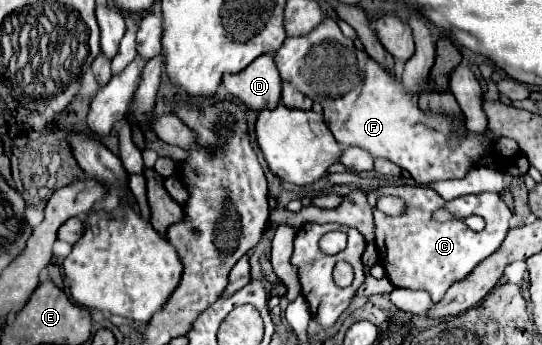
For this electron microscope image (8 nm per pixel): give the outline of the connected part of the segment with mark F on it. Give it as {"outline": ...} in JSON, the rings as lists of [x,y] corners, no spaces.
{"outline":[[[324,18],[306,36],[286,38],[280,50],[274,54],[274,62],[282,82],[292,82],[292,86],[296,86],[312,102],[322,104],[324,122],[328,124],[330,132],[342,148],[360,146],[362,150],[368,150],[374,158],[386,158],[398,164],[402,170],[408,170],[418,184],[464,178],[464,174],[472,166],[486,166],[494,162],[494,154],[490,154],[482,144],[484,134],[468,132],[464,138],[460,138],[454,134],[454,126],[448,116],[424,114],[418,108],[418,102],[412,100],[410,94],[404,90],[402,82],[386,70],[380,70],[380,66],[370,56],[366,56],[364,50],[356,50],[354,42],[340,32],[338,24],[332,18]]]}

